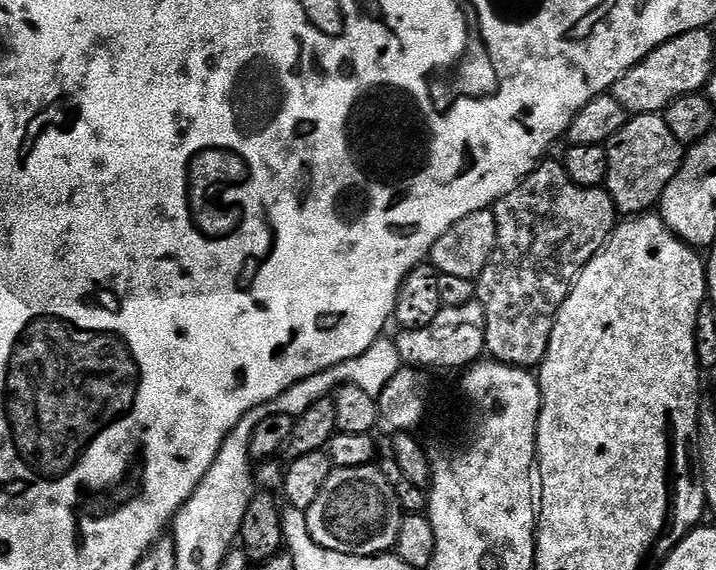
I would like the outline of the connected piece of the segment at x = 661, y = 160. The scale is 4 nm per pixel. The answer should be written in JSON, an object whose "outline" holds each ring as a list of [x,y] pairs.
{"outline":[[[642,112],[633,115],[626,126],[622,126],[620,132],[614,134],[606,145],[608,158],[608,172],[606,179],[606,190],[611,194],[616,203],[617,213],[625,217],[639,216],[655,209],[660,203],[660,196],[666,190],[670,178],[680,169],[680,162],[684,159],[685,145],[666,126],[663,115],[655,112]]]}

